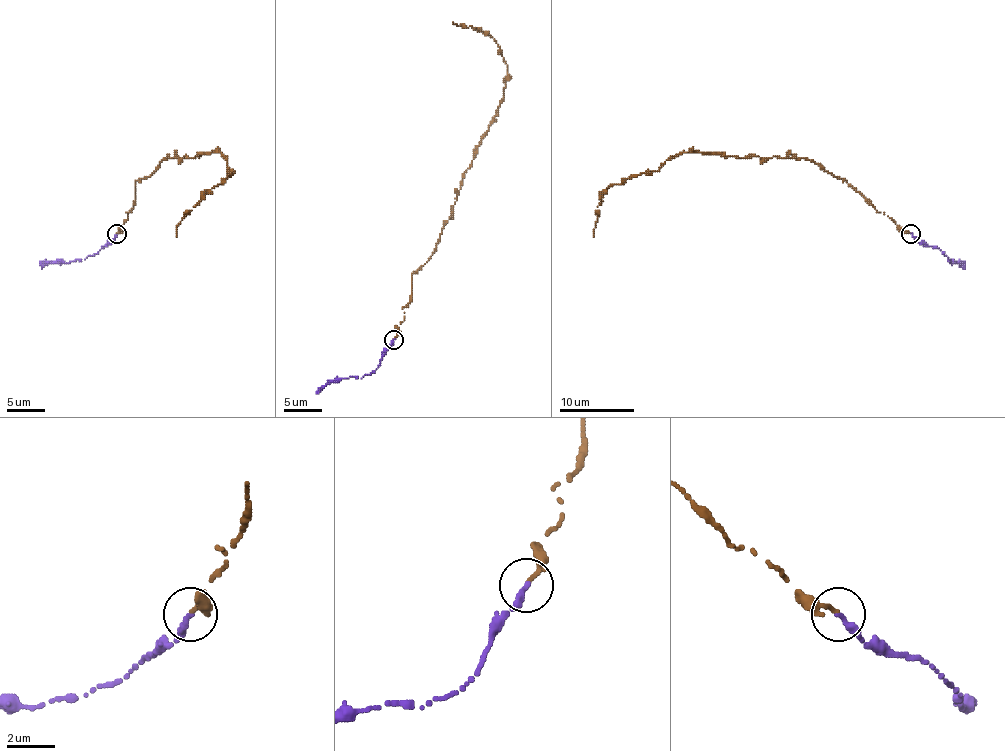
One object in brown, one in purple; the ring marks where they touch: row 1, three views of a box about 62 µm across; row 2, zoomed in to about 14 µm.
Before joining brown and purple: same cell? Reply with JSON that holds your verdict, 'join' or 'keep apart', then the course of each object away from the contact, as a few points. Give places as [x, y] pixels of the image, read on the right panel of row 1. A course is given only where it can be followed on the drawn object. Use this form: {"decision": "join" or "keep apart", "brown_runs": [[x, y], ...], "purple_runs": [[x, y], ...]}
{"decision": "join", "brown_runs": [[910, 233], [846, 182], [809, 160], [685, 152], [667, 160], [657, 171], [610, 184], [597, 207], [593, 237]], "purple_runs": [[910, 233], [920, 242], [936, 246], [951, 263], [965, 268]]}

